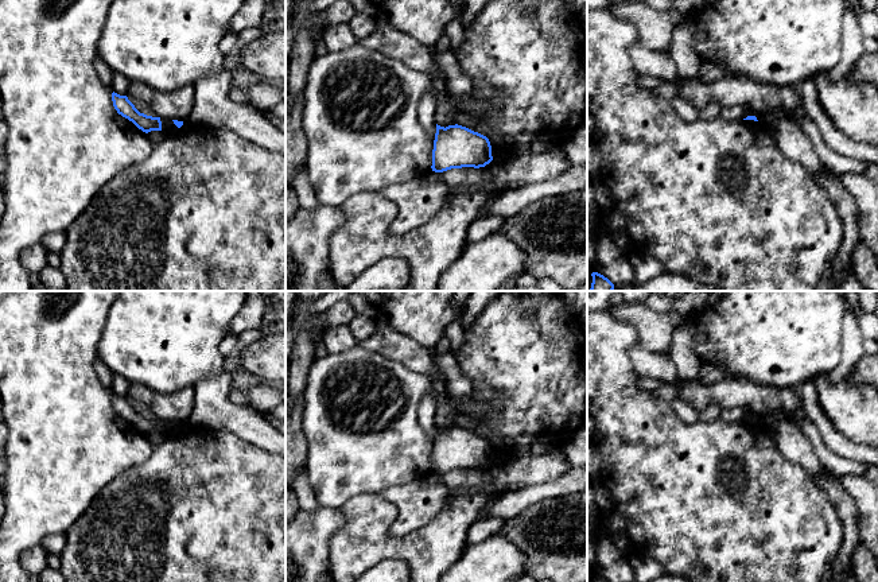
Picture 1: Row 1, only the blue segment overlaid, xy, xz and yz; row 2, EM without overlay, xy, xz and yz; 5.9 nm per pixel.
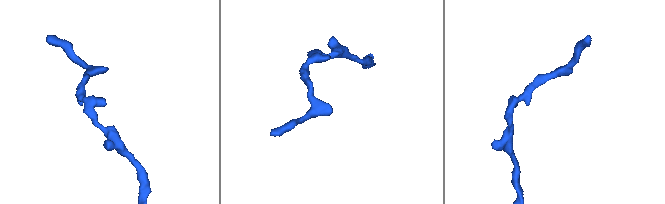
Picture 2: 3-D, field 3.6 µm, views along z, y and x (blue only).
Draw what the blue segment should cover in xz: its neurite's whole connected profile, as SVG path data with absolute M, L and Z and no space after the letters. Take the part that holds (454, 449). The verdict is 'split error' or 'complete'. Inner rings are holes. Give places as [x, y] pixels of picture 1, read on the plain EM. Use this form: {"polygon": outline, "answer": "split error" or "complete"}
{"polygon": "M436 426L432 473L443 474L462 469L479 470L492 462L492 447L486 438L458 426L446 430Z", "answer": "complete"}

